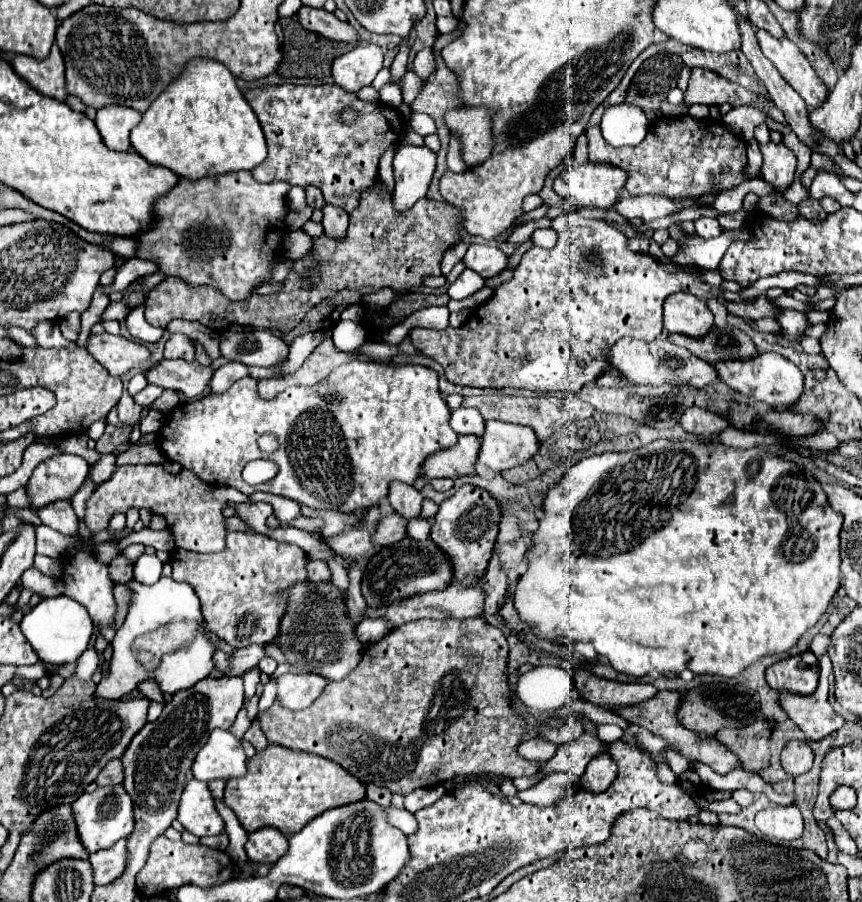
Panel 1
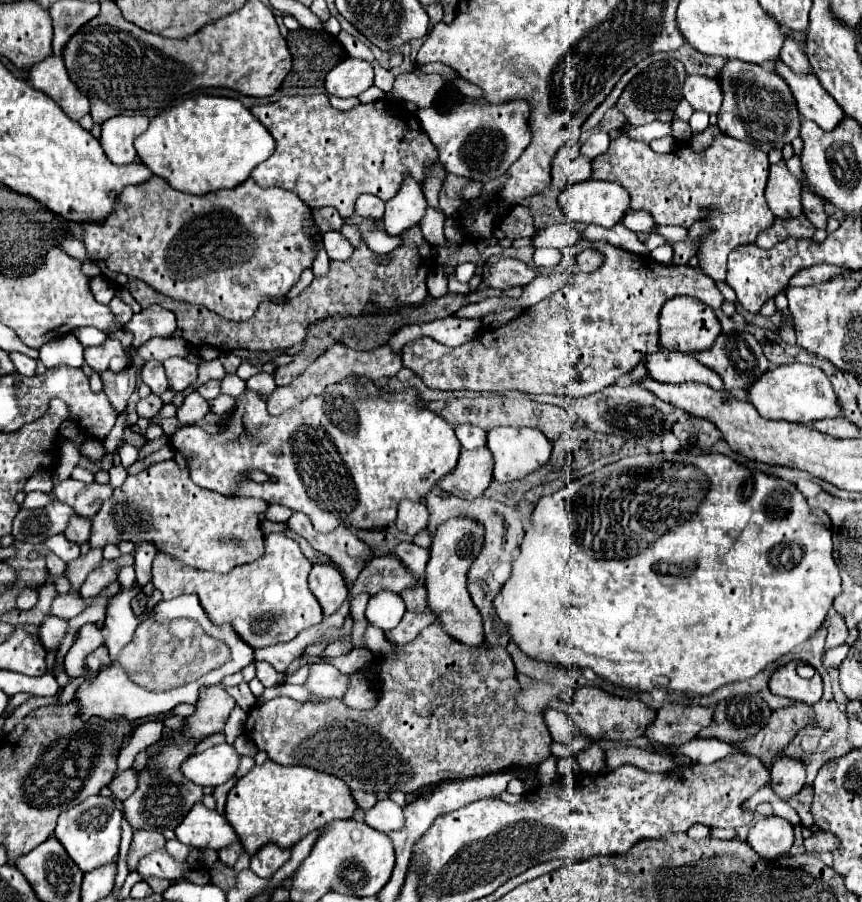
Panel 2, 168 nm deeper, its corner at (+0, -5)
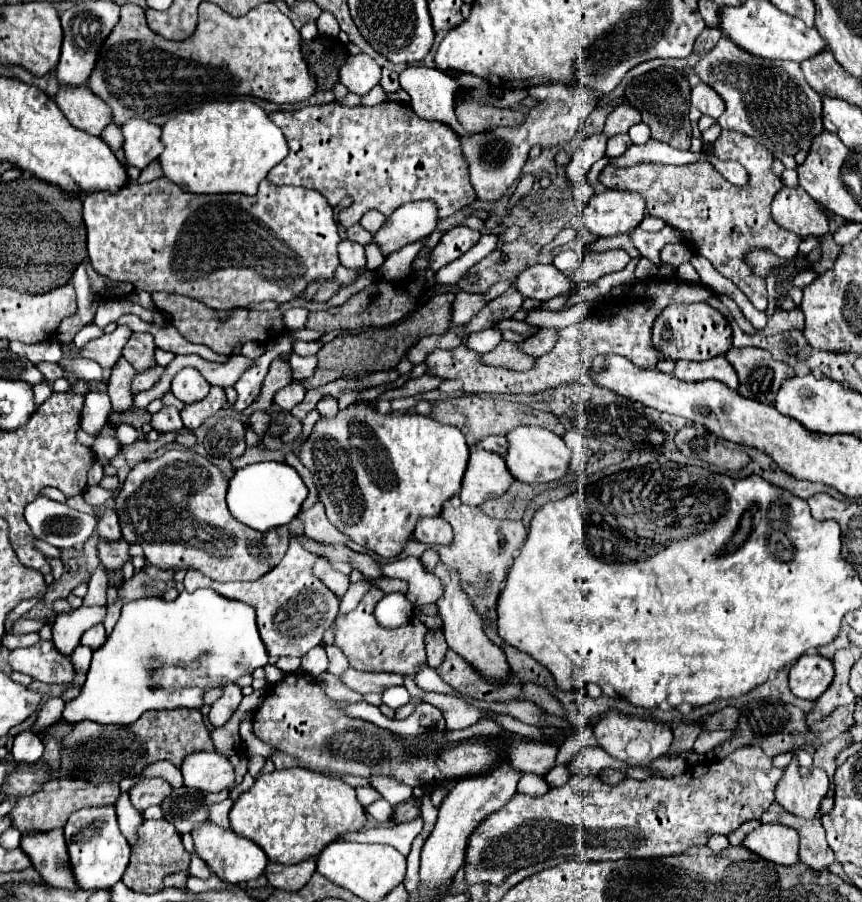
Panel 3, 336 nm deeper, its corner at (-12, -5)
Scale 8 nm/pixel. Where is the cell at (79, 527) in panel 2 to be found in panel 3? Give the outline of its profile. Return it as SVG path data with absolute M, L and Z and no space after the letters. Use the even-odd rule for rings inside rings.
M100 540L100 544L98 544L100 562L106 566L106 570L112 570L112 572L122 570L124 562L130 560L128 548L130 548L130 544L126 544L126 540L118 540L118 542Z

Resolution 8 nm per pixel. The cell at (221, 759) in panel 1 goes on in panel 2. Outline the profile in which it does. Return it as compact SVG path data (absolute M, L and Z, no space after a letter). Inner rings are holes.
M228 742L210 746L208 750L190 756L182 764L182 772L198 786L218 786L234 778L240 766L240 754Z

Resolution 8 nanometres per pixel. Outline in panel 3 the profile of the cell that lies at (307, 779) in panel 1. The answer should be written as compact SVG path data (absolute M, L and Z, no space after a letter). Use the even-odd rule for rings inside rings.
M288 768L288 770L274 770L270 774L262 774L256 778L254 786L240 794L230 810L230 828L252 842L256 842L270 862L280 864L298 864L306 858L316 858L322 848L338 836L348 832L360 832L366 824L364 806L356 800L356 792L352 786L342 782L340 778L330 778L320 772L312 772L306 768Z

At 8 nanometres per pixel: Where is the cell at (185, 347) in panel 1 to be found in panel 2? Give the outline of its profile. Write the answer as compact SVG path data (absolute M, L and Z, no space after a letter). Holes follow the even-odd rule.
M172 356L164 362L164 368L166 368L166 374L170 376L170 388L176 392L188 390L198 380L198 366L192 364L188 358Z

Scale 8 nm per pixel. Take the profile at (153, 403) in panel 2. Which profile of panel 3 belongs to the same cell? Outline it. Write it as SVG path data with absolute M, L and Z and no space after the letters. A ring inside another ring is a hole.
M164 406L160 412L156 412L152 416L152 428L160 434L166 432L180 432L182 430L182 418L180 412L174 406Z

